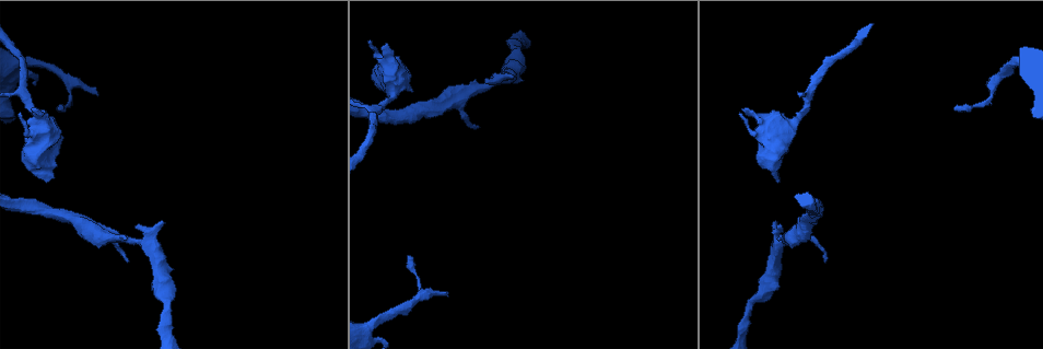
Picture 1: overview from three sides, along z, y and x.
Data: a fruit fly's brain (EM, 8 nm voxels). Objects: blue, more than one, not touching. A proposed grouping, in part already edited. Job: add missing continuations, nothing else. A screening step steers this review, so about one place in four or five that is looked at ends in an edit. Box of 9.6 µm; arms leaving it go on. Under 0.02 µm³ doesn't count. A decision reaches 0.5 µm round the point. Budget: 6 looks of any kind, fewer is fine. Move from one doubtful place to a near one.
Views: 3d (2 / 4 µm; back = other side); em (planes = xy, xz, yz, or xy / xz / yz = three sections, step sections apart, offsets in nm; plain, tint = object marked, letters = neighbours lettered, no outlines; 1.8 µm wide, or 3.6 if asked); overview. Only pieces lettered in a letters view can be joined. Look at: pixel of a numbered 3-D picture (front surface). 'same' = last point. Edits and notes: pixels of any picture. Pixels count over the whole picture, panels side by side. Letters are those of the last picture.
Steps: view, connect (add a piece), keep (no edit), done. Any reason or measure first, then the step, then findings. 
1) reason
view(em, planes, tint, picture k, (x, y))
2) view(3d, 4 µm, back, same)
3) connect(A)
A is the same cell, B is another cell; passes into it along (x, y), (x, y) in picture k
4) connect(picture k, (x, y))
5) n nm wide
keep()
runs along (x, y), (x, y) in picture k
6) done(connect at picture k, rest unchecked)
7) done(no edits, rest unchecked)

free end
view(em, yz, step 16, tint, picture 1, (447, 296))

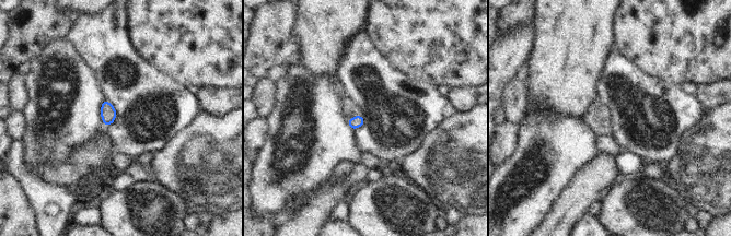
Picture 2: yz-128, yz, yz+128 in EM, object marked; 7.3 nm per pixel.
see the neighbours
view(em, yz, step 16, letters, same)

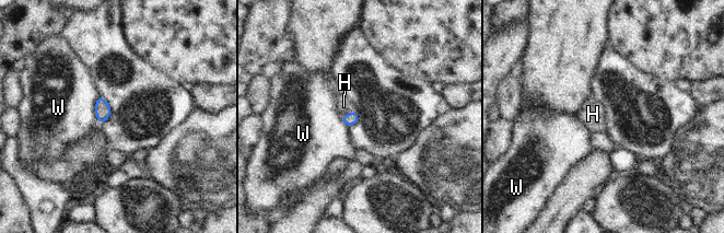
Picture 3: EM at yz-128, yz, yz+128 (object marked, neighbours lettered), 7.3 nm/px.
connect(H)
H is the same cell, W is another cell; passes into it along (352, 117), (349, 113), (343, 106) in picture 3; the neuron continues

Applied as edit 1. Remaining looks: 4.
see it whole again
view(overview)

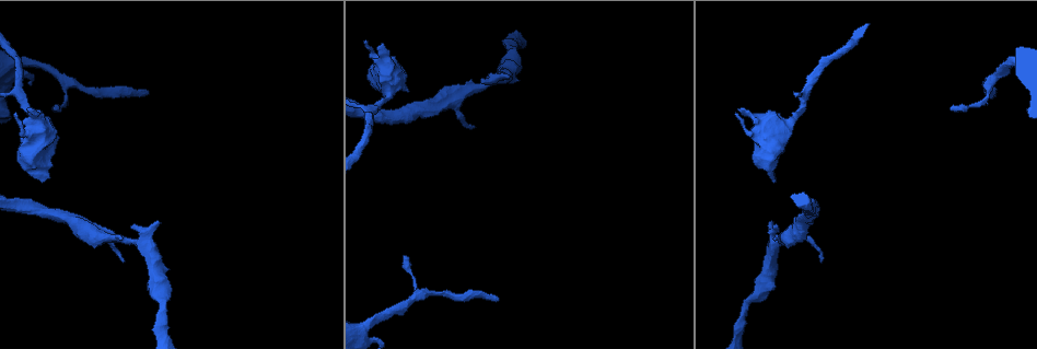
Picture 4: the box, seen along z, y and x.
thin end
view(3d, 2 µm, picture 4, (121, 261))

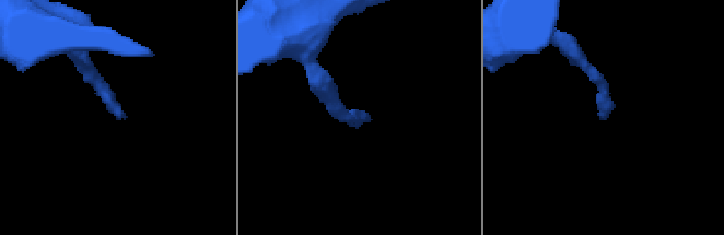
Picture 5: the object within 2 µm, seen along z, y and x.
view(em, planes, letters, picture 5, (364, 111))

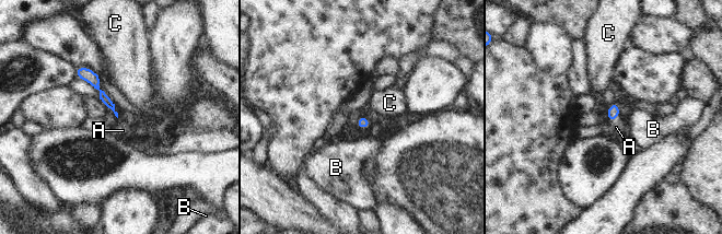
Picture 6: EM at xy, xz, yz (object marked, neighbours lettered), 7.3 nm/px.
connect(A)
A is the same cell, B and C are other cells; passes into it along (613, 113), (614, 118), (616, 127) in picture 6; the neuron continues

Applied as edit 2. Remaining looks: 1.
branch stops here
view(em, planes, letters, picture 4, (53, 165))

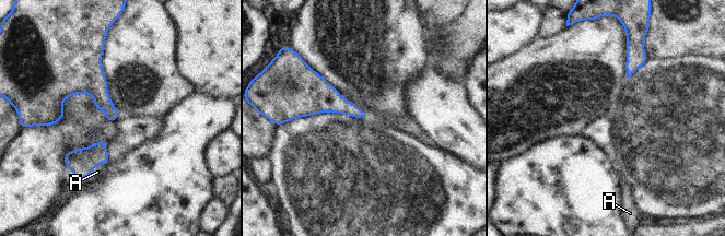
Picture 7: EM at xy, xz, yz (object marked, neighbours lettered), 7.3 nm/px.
A touches over 260 nm
connect(A)
A is the same cell; passes into it along (81, 162), (93, 168), (97, 172) in picture 7; the neuron continues

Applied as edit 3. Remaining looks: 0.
done(connect at picture 3, connect at picture 6, connect at picture 7, rest unchecked)

